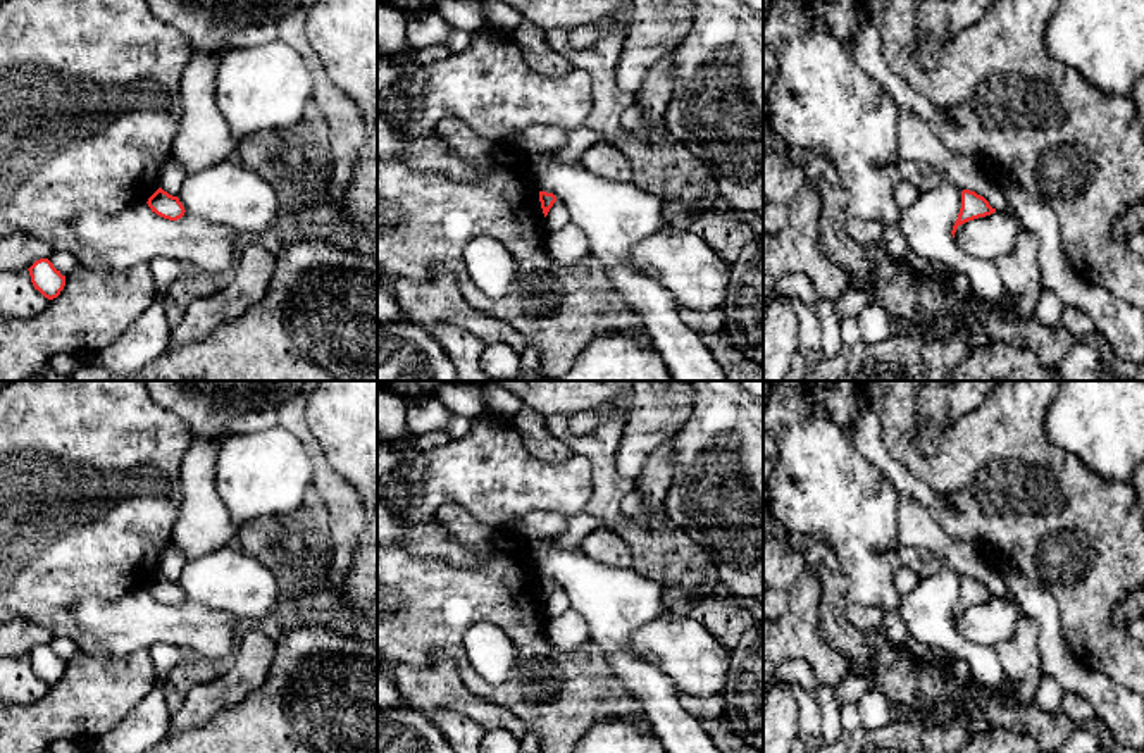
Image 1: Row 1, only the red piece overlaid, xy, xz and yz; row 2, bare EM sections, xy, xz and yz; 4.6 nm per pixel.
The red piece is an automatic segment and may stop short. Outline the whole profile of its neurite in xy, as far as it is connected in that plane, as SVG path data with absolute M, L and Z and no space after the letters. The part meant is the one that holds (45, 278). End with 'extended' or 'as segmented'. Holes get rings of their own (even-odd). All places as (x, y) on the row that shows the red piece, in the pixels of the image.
M48 258L36 260L28 271L34 289L48 300L57 298L65 286L65 276Z; as segmented

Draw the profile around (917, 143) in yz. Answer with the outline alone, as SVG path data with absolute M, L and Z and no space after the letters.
M898 107L899 155L903 160L929 164L942 179L960 190L984 196L999 212L1013 215L998 183L972 159L949 152L911 110Z

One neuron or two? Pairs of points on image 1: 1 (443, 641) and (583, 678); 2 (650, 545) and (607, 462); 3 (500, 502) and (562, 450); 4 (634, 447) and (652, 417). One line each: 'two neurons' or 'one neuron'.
1: one neuron
2: one neuron
3: two neurons
4: one neuron

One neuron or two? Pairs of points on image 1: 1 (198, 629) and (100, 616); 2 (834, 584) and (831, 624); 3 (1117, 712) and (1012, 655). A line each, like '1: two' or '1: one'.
1: one
2: one
3: two

